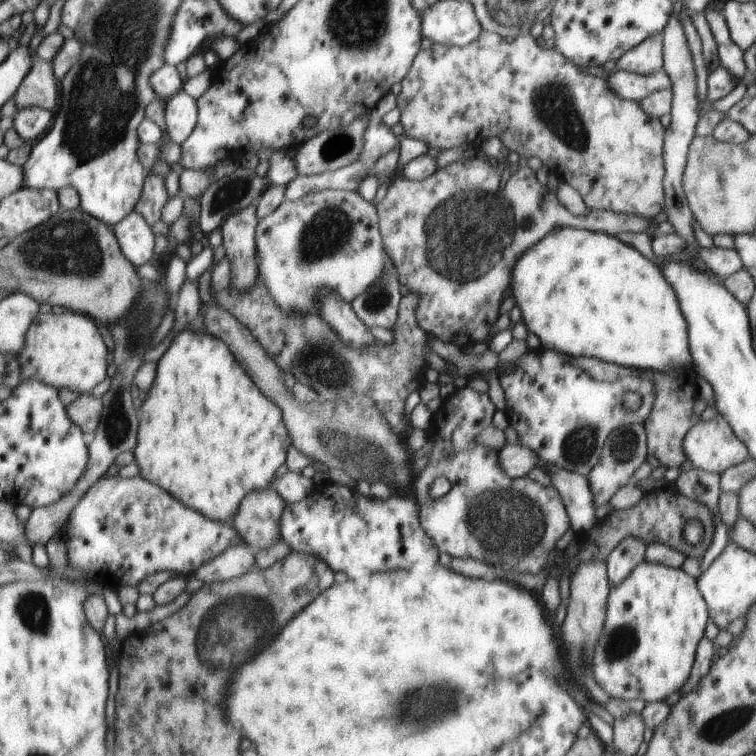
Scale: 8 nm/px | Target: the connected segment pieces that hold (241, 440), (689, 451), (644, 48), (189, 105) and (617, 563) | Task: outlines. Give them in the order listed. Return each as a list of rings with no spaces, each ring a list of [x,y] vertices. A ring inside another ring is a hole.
[[[184,329],[158,363],[156,386],[144,395],[140,432],[135,449],[140,475],[168,490],[182,504],[202,512],[208,520],[231,523],[250,492],[268,488],[276,470],[286,462],[290,438],[282,422],[284,411],[258,388],[245,366],[225,341],[206,330]]]
[[[720,413],[713,420],[701,420],[693,426],[682,441],[682,448],[686,458],[692,462],[692,466],[719,475],[727,468],[742,464],[750,456],[746,444],[736,435],[729,421],[724,420]]]
[[[661,33],[650,36],[641,44],[638,44],[638,47],[625,52],[617,60],[616,68],[636,72],[640,76],[648,76],[648,74],[662,70],[662,66],[665,66],[665,55],[664,36]]]
[[[182,88],[168,100],[166,110],[169,136],[181,145],[197,124],[197,100]]]
[[[628,536],[622,540],[622,543],[618,544],[613,552],[610,552],[607,560],[610,584],[618,586],[620,582],[624,582],[630,576],[630,572],[645,560],[646,549],[646,542],[642,542],[638,538]]]

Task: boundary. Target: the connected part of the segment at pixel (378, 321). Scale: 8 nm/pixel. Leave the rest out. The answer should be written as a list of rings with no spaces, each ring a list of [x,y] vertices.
[[[396,272],[382,274],[382,279],[369,287],[351,303],[354,312],[368,328],[392,330],[398,321],[401,298],[400,280]]]

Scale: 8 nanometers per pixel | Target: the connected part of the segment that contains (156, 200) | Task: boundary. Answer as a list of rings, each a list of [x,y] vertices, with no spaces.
[[[149,175],[149,179],[146,181],[145,191],[137,206],[137,211],[145,216],[151,225],[158,224],[162,220],[164,208],[170,200],[169,185],[169,179],[164,176]]]

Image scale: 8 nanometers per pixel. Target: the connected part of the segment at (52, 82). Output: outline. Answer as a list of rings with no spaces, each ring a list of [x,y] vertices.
[[[39,54],[35,57],[34,68],[24,80],[15,102],[19,109],[28,106],[42,106],[54,111],[62,100],[61,84],[56,72],[54,63],[44,60]]]

